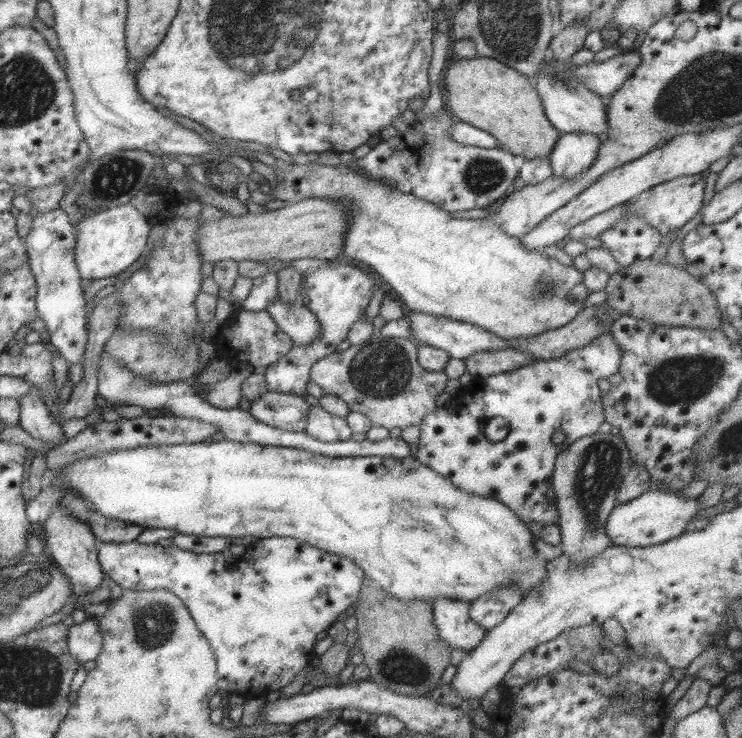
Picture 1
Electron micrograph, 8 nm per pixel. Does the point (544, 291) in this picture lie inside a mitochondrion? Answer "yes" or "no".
yes

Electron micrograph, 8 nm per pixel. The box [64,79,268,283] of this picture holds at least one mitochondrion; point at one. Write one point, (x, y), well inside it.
(111, 180)

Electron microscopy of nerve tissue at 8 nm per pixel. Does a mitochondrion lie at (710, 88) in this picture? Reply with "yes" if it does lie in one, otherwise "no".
yes

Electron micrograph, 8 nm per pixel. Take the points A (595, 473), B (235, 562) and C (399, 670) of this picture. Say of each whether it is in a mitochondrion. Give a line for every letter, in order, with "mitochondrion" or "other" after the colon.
A: mitochondrion
B: other
C: mitochondrion

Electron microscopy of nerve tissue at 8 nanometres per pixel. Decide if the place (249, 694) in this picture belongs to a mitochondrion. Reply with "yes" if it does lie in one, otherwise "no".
no

